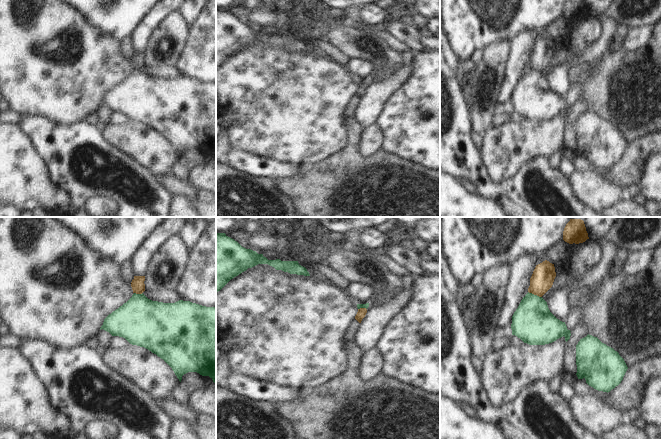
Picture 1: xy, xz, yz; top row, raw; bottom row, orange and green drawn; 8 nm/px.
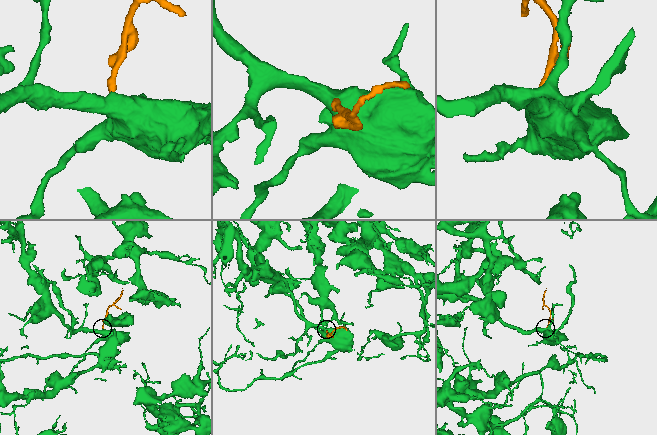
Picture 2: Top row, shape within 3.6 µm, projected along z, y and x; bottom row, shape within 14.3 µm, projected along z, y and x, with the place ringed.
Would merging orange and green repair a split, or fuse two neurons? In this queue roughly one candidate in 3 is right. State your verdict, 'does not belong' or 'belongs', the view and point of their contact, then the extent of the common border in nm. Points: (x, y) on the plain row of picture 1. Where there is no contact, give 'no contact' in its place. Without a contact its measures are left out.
does not belong; meets orange in yz at (535, 70); contact 120 nm long

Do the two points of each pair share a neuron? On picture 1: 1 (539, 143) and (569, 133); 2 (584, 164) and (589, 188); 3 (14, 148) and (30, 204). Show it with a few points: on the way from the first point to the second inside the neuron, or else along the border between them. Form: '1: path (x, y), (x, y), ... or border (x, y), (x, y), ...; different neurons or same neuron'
1: border (565, 117), (564, 140), (561, 148); different neurons
2: border (575, 169), (594, 170), (603, 177); different neurons
3: border (39, 203), (34, 199), (27, 199), (20, 206); different neurons

